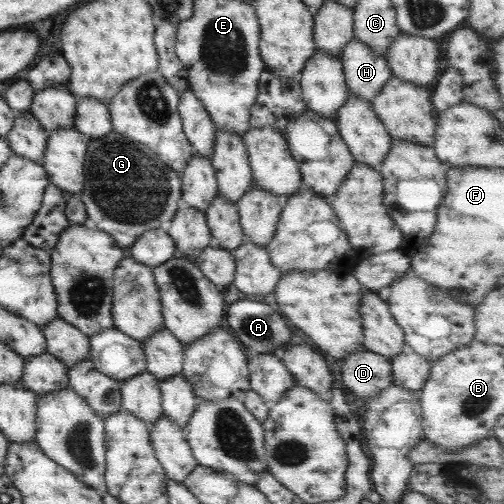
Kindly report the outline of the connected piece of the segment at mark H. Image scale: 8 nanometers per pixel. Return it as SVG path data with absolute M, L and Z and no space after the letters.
M356 38L348 42L347 46L343 48L340 61L343 64L349 94L353 94L362 100L373 101L392 75L385 55L374 52L367 44L360 42Z

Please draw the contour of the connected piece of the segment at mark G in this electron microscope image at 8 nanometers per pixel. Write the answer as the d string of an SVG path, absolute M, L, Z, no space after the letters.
M115 130L89 141L84 164L84 188L78 195L84 203L89 223L112 236L120 248L131 246L144 232L161 228L165 222L170 222L181 206L179 174L164 164L146 145L134 142Z

